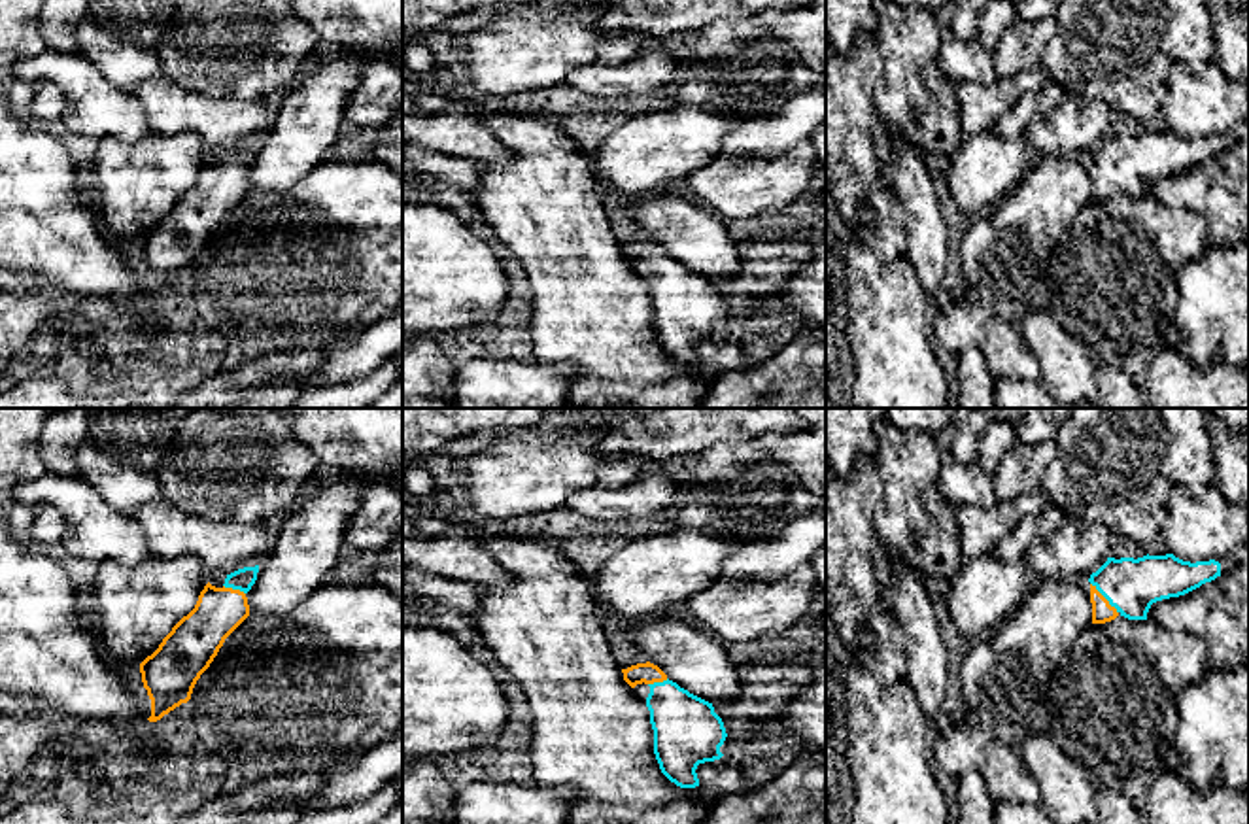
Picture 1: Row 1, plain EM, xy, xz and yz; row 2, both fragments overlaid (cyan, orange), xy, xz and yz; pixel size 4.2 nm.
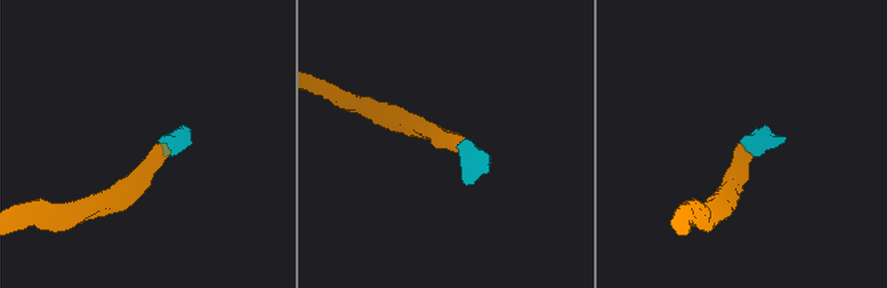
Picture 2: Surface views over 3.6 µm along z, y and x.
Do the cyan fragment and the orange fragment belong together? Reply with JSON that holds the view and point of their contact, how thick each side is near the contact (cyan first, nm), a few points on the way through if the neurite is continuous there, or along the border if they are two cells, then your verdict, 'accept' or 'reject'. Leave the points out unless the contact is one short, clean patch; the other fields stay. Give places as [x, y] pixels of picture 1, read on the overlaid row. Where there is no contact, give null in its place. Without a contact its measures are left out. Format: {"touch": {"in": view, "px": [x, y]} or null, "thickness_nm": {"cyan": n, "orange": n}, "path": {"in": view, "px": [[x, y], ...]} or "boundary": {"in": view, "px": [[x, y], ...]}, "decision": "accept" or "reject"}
{"touch": {"in": "yz", "px": [1104, 596]}, "thickness_nm": {"cyan": 220, "orange": 90}, "path": {"in": "yz", "px": [[1129, 584], [1117, 586], [1104, 596], [1102, 611]]}, "decision": "accept"}

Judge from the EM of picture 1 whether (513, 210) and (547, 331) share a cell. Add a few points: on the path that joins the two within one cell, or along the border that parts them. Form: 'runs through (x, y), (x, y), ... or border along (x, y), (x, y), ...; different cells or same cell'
runs through (543, 240), (543, 256), (550, 263), (550, 301); same cell

